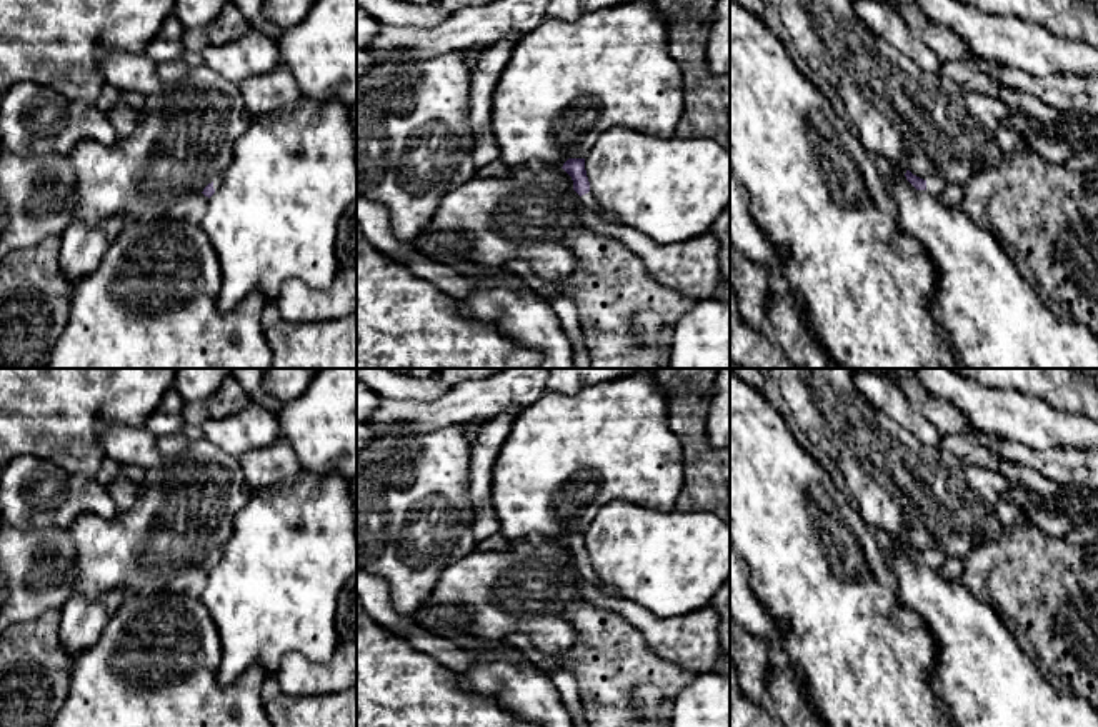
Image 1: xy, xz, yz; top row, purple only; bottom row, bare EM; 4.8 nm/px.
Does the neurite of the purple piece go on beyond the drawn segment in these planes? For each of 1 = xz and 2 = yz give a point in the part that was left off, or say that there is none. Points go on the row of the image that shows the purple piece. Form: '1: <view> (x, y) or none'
1: xz (587, 199)
2: yz (935, 185)

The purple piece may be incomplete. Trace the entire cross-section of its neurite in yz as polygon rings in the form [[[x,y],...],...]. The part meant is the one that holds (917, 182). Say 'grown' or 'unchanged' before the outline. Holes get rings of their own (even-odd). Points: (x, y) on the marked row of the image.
grown; [[[906,170],[905,177],[916,190],[928,190],[931,193],[940,193],[946,185],[941,178],[923,180],[913,175],[910,170]]]

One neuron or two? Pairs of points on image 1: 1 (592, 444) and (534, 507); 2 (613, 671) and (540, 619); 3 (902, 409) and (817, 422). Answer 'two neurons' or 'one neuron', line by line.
1: one neuron
2: two neurons
3: two neurons

